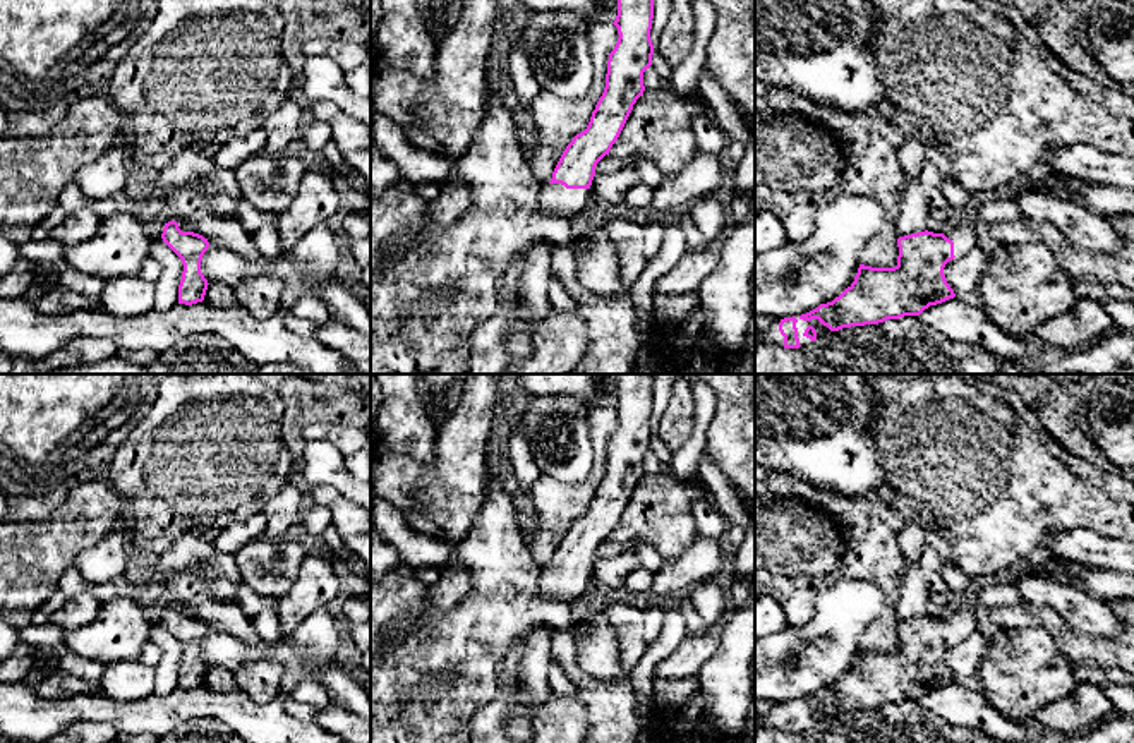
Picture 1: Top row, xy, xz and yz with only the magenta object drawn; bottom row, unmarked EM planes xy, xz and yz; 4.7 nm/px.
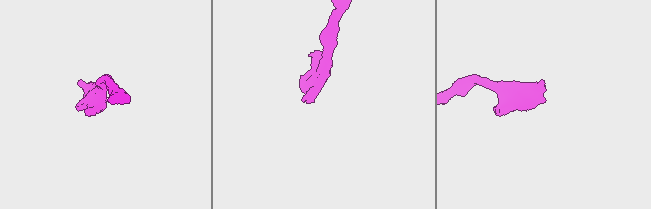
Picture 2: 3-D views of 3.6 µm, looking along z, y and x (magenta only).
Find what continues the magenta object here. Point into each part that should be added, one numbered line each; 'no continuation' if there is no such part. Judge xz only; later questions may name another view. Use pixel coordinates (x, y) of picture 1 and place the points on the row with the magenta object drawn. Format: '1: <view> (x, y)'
1: xz (556, 199)

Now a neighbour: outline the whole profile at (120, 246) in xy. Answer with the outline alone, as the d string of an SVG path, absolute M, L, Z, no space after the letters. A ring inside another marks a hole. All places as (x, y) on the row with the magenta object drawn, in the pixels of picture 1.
M130 213L101 218L98 232L86 242L63 251L65 261L101 280L137 276L151 256L151 240L144 223Z

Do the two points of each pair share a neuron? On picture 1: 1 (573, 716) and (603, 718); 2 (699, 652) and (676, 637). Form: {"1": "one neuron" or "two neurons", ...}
{"1": "two neurons", "2": "two neurons"}

